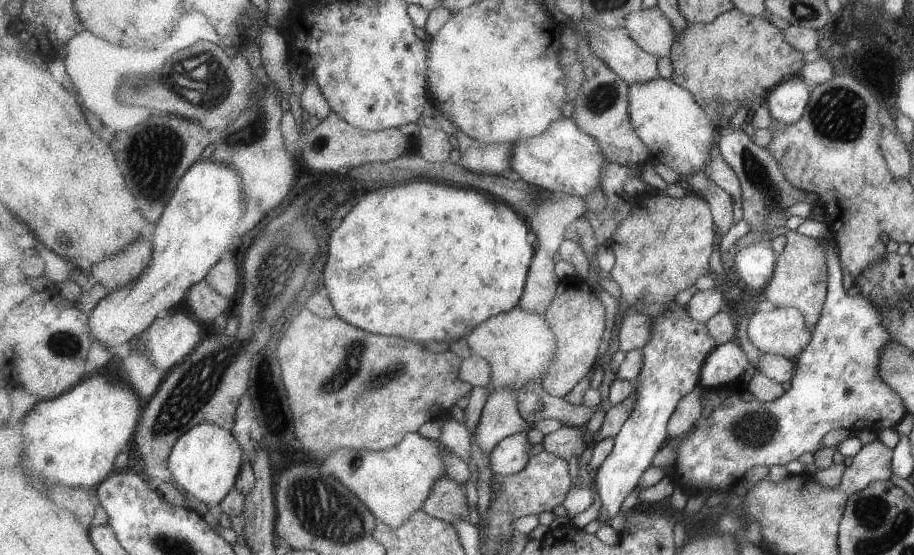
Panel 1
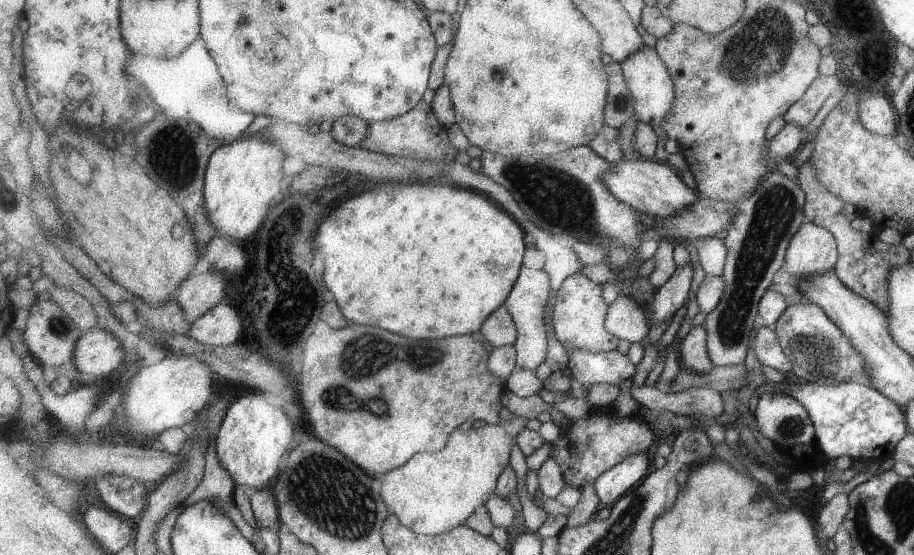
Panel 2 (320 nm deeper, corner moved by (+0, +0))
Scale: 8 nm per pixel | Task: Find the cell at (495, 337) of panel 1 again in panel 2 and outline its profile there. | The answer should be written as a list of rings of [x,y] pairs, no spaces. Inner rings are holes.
[[[503,304],[489,316],[481,332],[494,349],[505,345],[514,345],[519,336],[516,320],[507,304]]]

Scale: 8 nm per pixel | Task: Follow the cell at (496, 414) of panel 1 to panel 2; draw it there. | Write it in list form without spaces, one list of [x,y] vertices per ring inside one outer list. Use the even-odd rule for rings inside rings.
[[[529,267],[522,268],[521,276],[514,284],[507,306],[518,326],[519,336],[514,344],[518,350],[517,364],[526,369],[537,370],[547,358],[547,327],[545,326],[545,309],[547,299],[552,291],[550,274],[545,270],[535,270]]]

